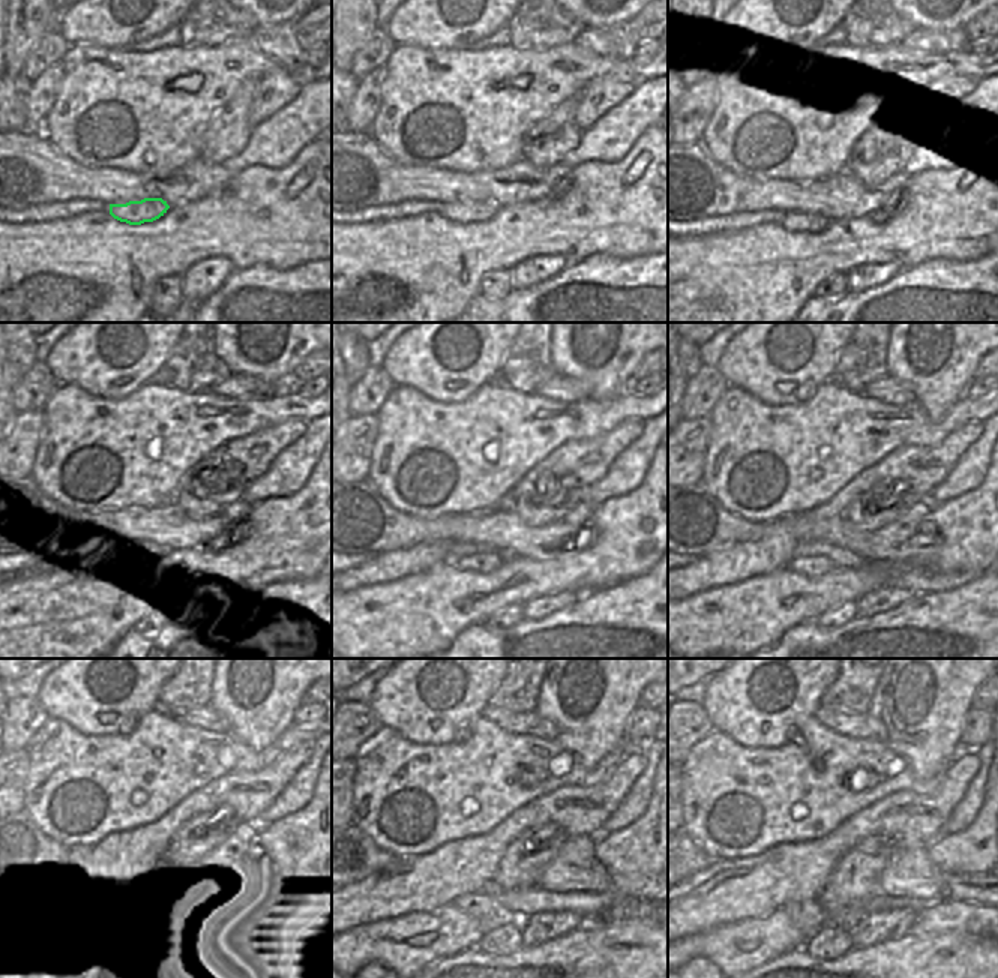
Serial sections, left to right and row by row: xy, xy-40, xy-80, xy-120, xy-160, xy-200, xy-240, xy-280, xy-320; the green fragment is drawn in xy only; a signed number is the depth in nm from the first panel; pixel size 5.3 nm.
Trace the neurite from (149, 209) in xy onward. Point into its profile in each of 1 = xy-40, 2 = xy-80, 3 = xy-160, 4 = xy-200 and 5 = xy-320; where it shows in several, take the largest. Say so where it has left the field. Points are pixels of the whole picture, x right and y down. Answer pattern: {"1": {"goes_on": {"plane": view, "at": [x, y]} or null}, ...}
{"1": {"goes_on": {"plane": "xy-40", "at": [479, 210]}}, "2": {"goes_on": {"plane": "xy-80", "at": [809, 222]}}, "3": {"goes_on": {"plane": "xy-160", "at": [488, 561]}}, "4": {"goes_on": {"plane": "xy-200", "at": [811, 567]}}, "5": {"goes_on": {"plane": "xy-320", "at": [809, 917]}}}

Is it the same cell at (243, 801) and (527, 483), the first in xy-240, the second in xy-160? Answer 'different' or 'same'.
same

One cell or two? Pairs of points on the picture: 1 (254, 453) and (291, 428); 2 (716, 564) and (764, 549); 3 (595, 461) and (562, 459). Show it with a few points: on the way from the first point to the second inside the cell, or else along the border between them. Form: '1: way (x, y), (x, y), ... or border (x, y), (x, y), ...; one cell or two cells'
1: way (263, 446), (282, 435); one cell
2: way (728, 564), (752, 558); one cell
3: way (587, 461), (569, 459); one cell

